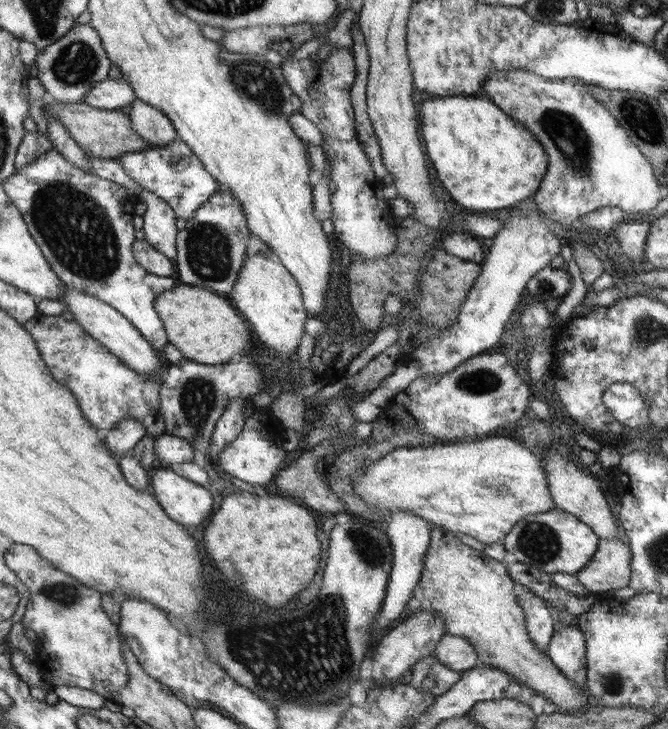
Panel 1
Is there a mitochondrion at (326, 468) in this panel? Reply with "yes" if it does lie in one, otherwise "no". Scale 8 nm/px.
no

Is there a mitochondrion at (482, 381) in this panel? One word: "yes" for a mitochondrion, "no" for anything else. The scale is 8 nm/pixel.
yes

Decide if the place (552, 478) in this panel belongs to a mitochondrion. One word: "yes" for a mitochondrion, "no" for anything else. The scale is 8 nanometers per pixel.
no

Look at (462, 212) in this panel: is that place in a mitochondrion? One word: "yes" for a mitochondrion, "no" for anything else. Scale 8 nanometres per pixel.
no

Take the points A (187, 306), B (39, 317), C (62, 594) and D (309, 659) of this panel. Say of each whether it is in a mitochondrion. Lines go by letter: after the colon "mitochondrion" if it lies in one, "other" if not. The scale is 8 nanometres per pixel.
A: other
B: other
C: mitochondrion
D: mitochondrion

